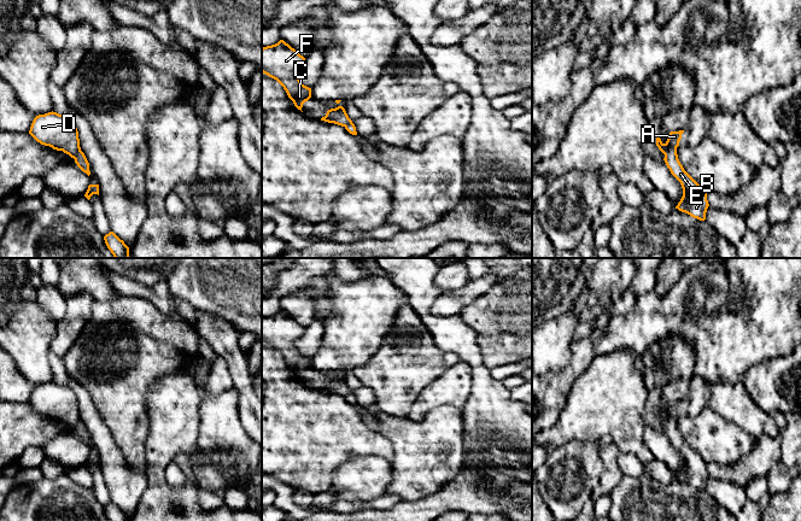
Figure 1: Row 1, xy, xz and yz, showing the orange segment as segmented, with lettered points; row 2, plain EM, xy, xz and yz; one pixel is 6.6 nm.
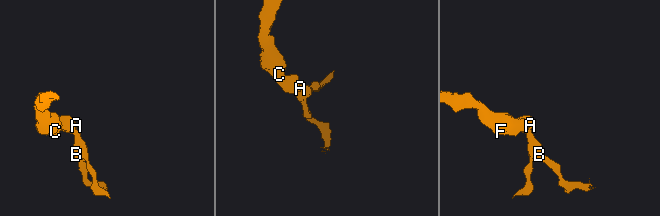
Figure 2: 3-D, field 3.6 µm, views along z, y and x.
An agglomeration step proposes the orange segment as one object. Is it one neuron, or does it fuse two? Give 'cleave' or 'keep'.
cleave

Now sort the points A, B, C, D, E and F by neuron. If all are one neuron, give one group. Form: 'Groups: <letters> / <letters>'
Groups: A C D F / B E

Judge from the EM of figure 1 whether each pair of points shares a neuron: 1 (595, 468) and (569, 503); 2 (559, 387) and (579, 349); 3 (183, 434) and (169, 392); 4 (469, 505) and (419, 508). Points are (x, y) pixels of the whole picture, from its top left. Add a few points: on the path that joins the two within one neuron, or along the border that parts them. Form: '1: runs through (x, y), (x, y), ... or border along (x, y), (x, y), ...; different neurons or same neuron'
1: runs through (591, 476), (574, 495); same neuron
2: runs through (565, 378), (576, 367), (579, 358); same neuron
3: runs through (174, 423), (173, 403); same neuron
4: runs through (457, 503), (439, 503), (431, 508); same neuron

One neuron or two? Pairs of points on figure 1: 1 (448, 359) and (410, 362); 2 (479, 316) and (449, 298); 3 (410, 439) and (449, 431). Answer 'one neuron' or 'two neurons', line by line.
1: one neuron
2: two neurons
3: one neuron

